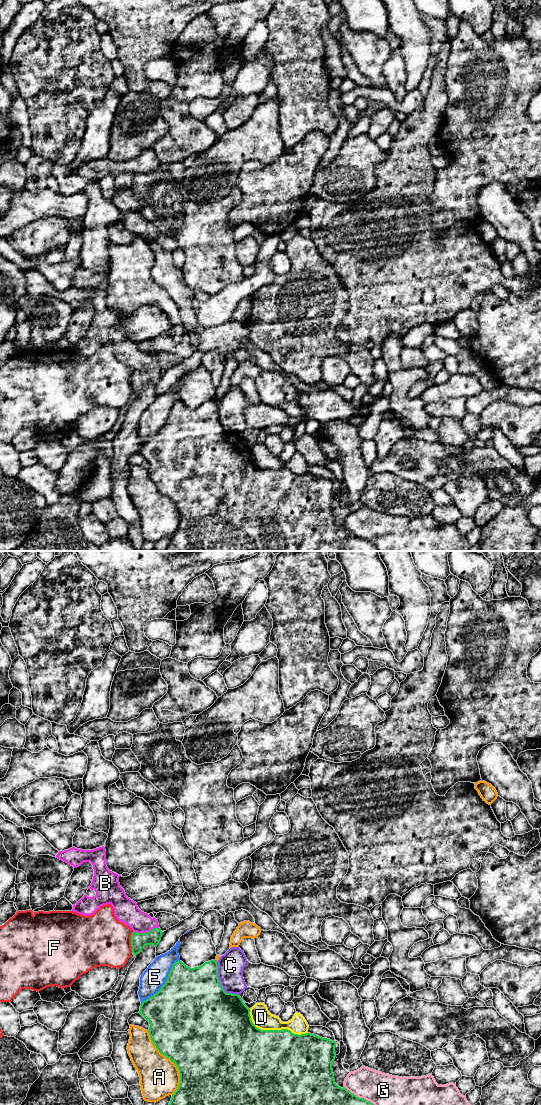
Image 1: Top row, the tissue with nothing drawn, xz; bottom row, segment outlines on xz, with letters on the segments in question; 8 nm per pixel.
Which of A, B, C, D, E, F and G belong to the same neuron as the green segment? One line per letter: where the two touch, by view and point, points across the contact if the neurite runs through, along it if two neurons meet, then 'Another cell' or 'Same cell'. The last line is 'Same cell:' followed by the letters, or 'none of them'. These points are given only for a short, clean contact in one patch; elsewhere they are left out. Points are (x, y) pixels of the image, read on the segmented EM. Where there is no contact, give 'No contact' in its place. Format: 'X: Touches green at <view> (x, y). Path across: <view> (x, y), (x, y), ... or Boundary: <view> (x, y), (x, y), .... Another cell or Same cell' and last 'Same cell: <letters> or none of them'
A: Touches green at xz (172, 1061). Another cell
B: Touches green at xz (146, 932). Path across: xz (138, 940), (146, 932), (126, 910). Same cell
C: Touches green at xz (219, 983). Another cell
D: Touches green at xz (273, 1030). Another cell
E: Touches green at xz (165, 983). Another cell
F: Touches green at xz (131, 942). Boundary: xz (133, 931), (131, 935), (131, 952). Another cell
G: Touches green at xz (358, 1097). Another cell
Same cell: B

